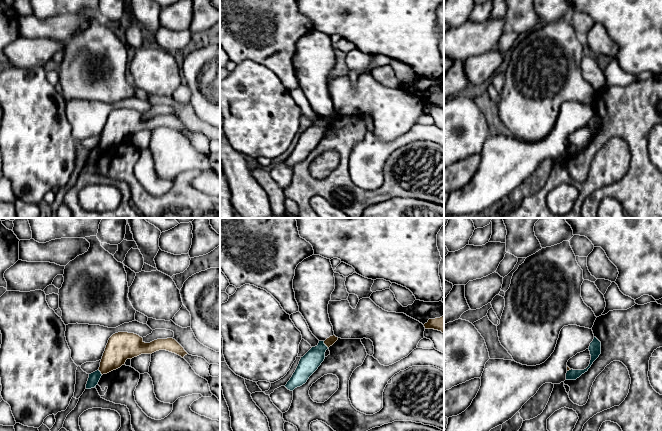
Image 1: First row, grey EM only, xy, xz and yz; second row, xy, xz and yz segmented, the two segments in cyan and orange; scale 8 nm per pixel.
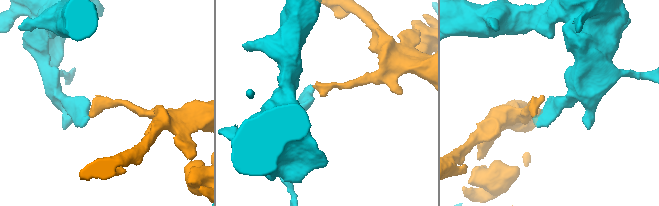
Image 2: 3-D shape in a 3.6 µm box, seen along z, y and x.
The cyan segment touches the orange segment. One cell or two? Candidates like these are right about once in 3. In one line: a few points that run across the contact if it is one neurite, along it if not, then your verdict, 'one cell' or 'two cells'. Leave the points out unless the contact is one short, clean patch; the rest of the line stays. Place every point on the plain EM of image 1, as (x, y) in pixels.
two cells

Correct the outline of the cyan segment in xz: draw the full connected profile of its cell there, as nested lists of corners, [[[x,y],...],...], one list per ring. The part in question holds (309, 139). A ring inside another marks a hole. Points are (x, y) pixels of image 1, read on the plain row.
[[[319,117],[318,121],[312,123],[303,133],[285,163],[293,167],[307,158],[309,153],[318,145],[325,135],[325,128],[328,123],[324,117]]]

